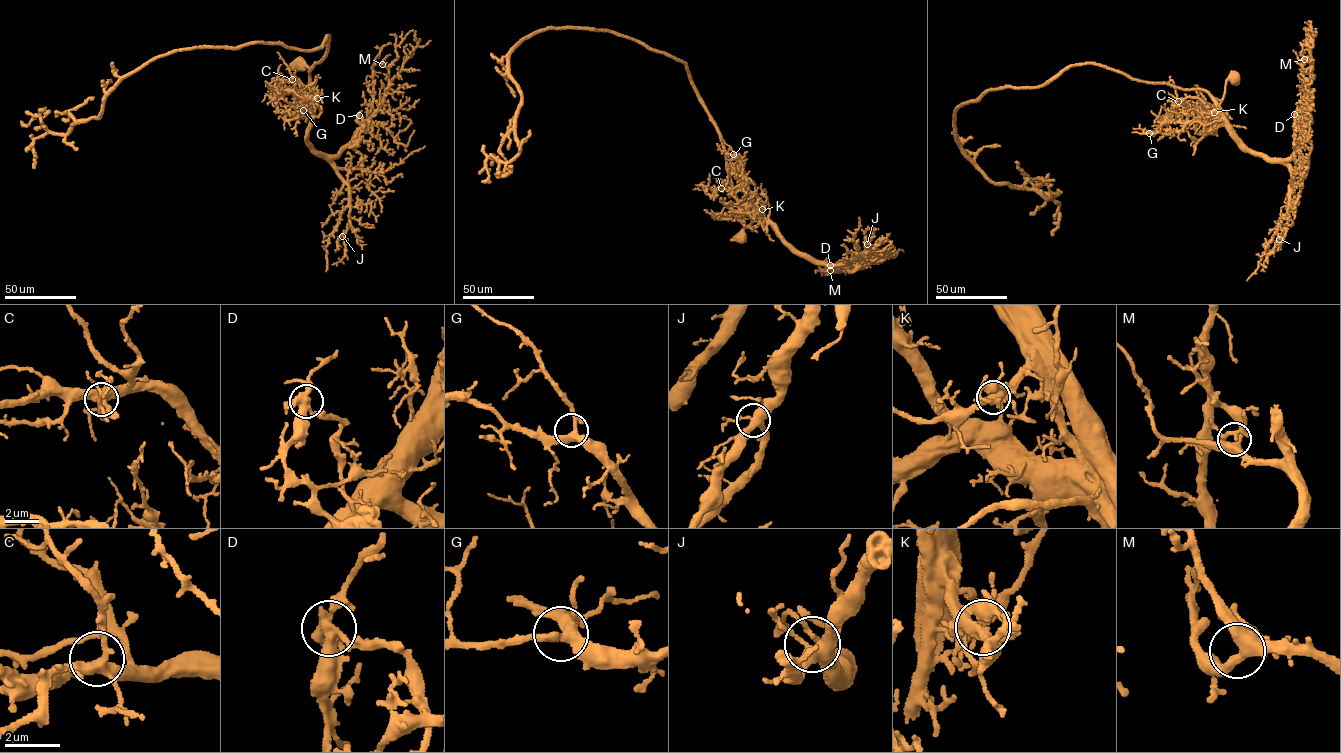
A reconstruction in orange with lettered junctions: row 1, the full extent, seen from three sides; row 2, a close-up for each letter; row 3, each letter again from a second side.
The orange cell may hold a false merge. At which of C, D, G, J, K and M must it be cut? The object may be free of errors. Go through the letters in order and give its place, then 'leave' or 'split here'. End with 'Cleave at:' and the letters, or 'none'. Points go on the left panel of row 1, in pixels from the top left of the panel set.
C: (292, 79) | leave
D: (359, 115) | split here
G: (303, 110) | leave
J: (342, 236) | leave
K: (317, 98) | leave
M: (382, 64) | leave
Cleave at: D

